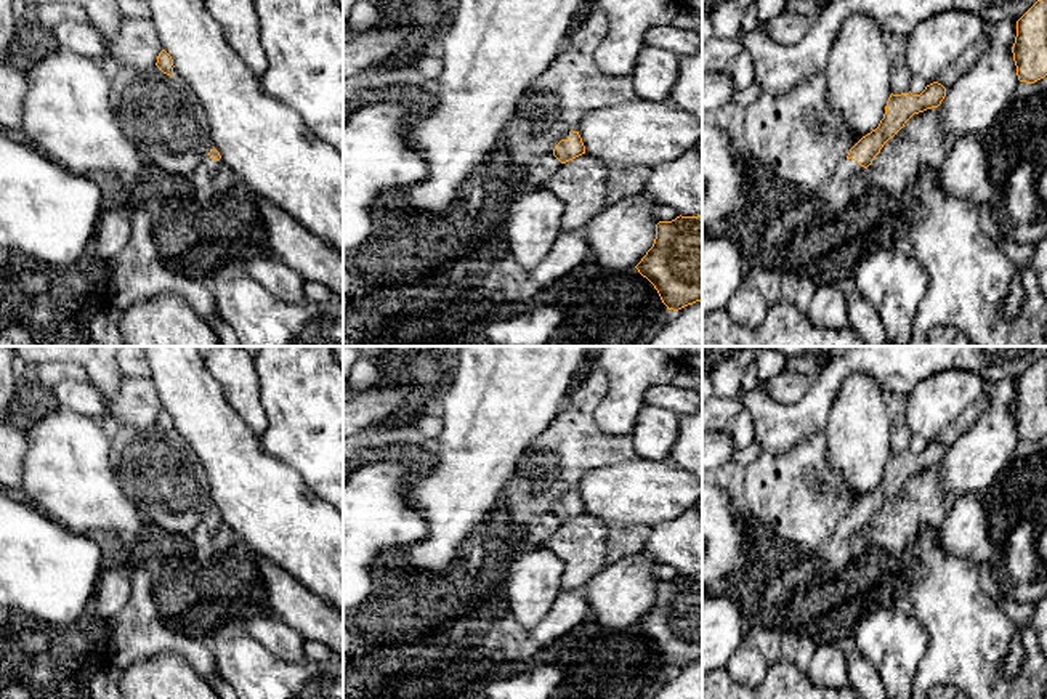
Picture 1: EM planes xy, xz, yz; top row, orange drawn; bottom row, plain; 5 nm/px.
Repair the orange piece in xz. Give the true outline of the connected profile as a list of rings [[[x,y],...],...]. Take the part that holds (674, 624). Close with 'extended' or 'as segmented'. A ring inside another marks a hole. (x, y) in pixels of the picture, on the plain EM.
[[[677,576],[656,584],[656,598],[635,625],[657,649],[667,669],[678,670],[702,659],[702,576]]] | as segmented

